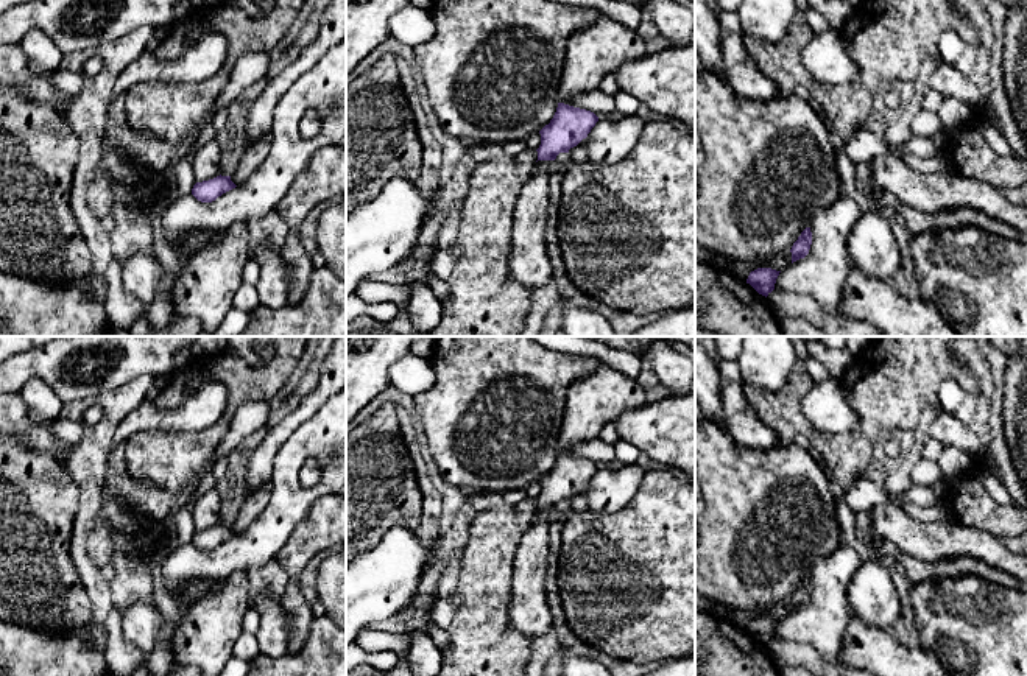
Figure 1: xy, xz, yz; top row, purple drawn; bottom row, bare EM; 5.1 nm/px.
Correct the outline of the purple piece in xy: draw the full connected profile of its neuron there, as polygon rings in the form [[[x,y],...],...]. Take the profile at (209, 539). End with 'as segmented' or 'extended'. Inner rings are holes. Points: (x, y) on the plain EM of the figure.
[[[217,525],[209,530],[196,531],[192,537],[192,544],[201,551],[212,551],[223,542],[235,537],[231,525]]]; as segmented

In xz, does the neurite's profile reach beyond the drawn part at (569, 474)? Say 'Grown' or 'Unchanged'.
Unchanged

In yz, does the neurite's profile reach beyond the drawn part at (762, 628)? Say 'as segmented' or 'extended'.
as segmented

